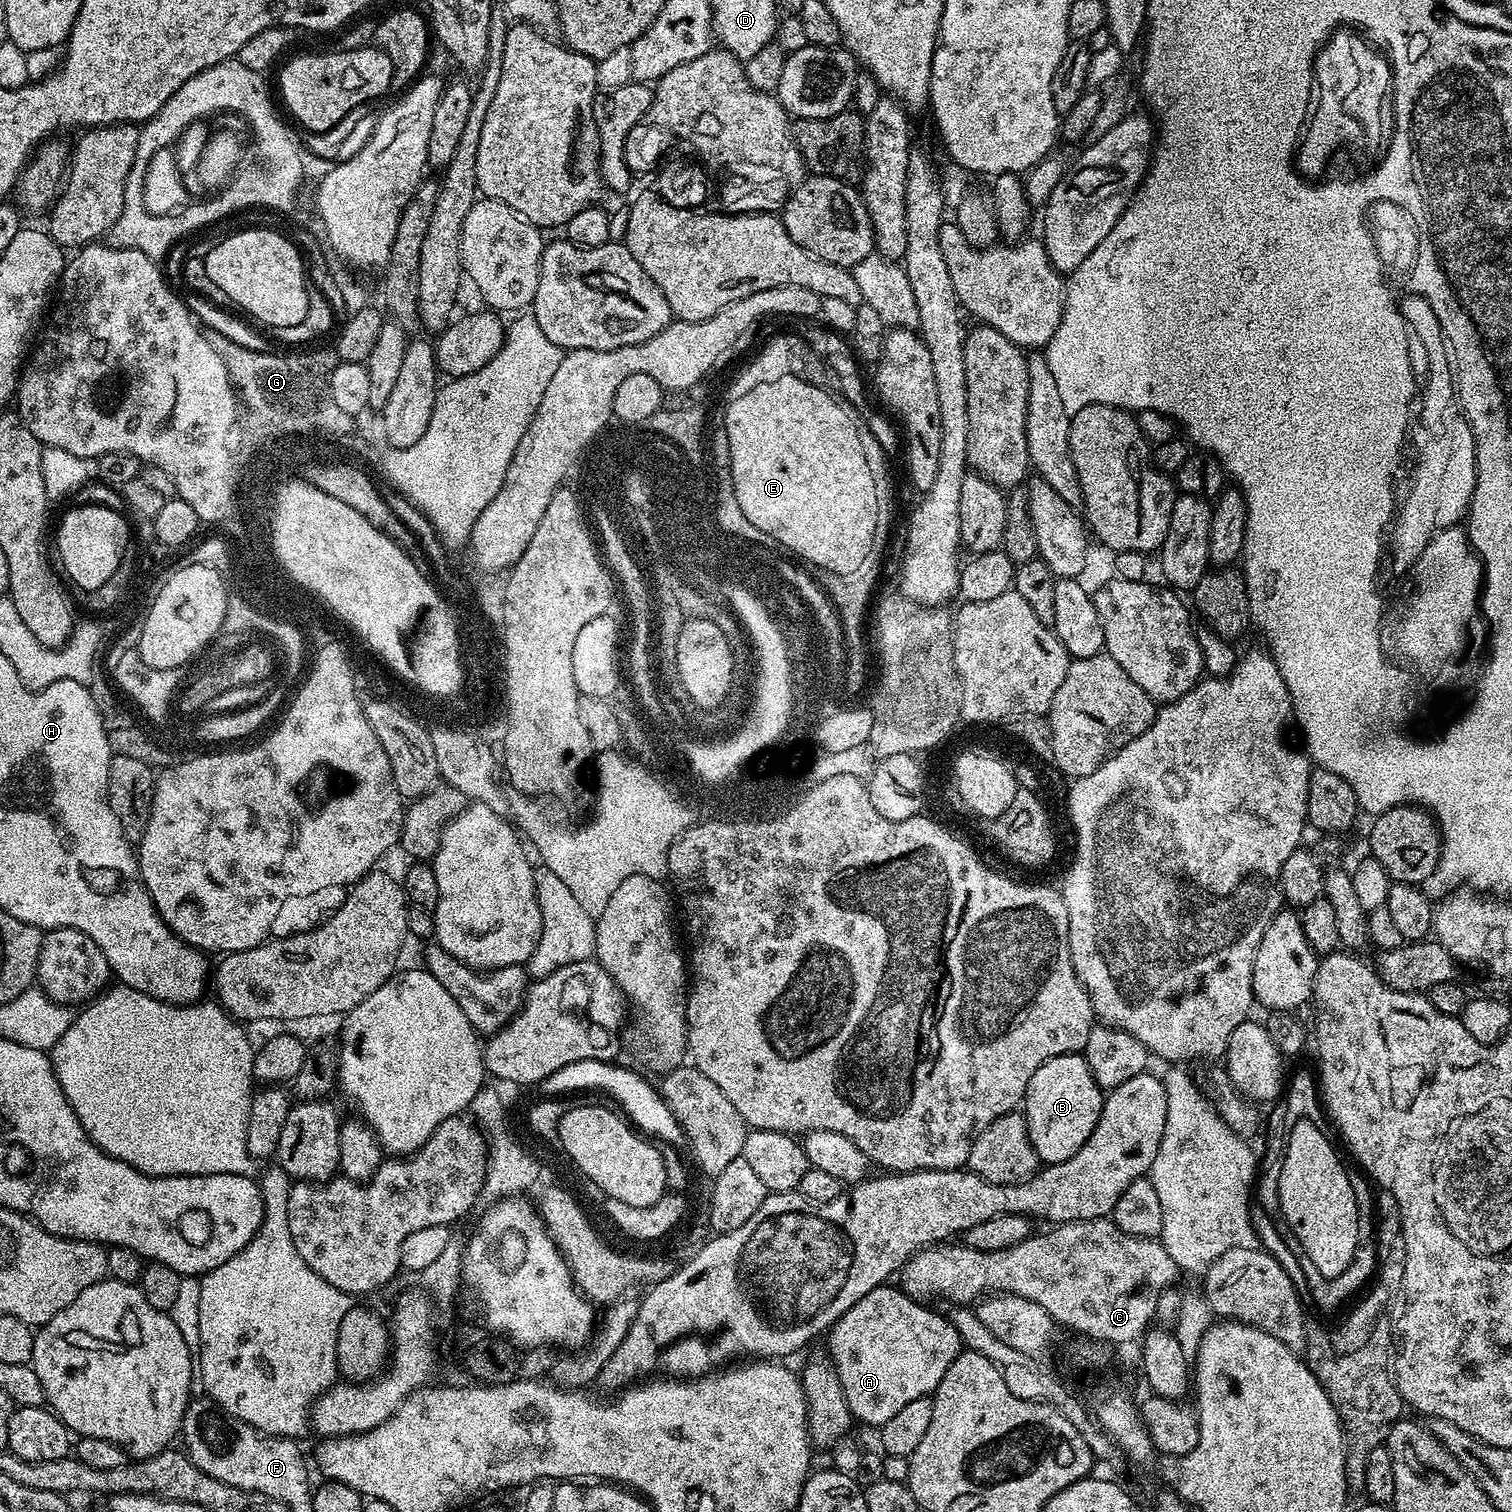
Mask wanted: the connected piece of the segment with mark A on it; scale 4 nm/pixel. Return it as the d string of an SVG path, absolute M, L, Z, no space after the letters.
M881 1286L870 1290L866 1298L854 1302L854 1306L850 1306L850 1310L846 1310L846 1314L842 1314L827 1333L827 1355L836 1366L848 1409L859 1423L861 1420L873 1426L885 1424L898 1414L898 1410L914 1402L914 1398L931 1397L942 1378L946 1378L946 1370L950 1370L960 1356L962 1345L958 1330L954 1330L947 1315L939 1316L928 1308L931 1307L927 1303L913 1300L899 1287Z

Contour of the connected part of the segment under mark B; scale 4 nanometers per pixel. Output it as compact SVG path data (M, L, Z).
M1083 1055L1050 1058L1050 1062L1042 1062L1042 1066L1034 1070L1034 1078L1030 1078L1022 1101L1022 1111L1041 1165L1066 1162L1066 1158L1074 1158L1074 1154L1086 1146L1086 1138L1090 1138L1094 1126L1098 1126L1105 1095L1105 1089L1100 1088L1094 1074L1090 1074Z

